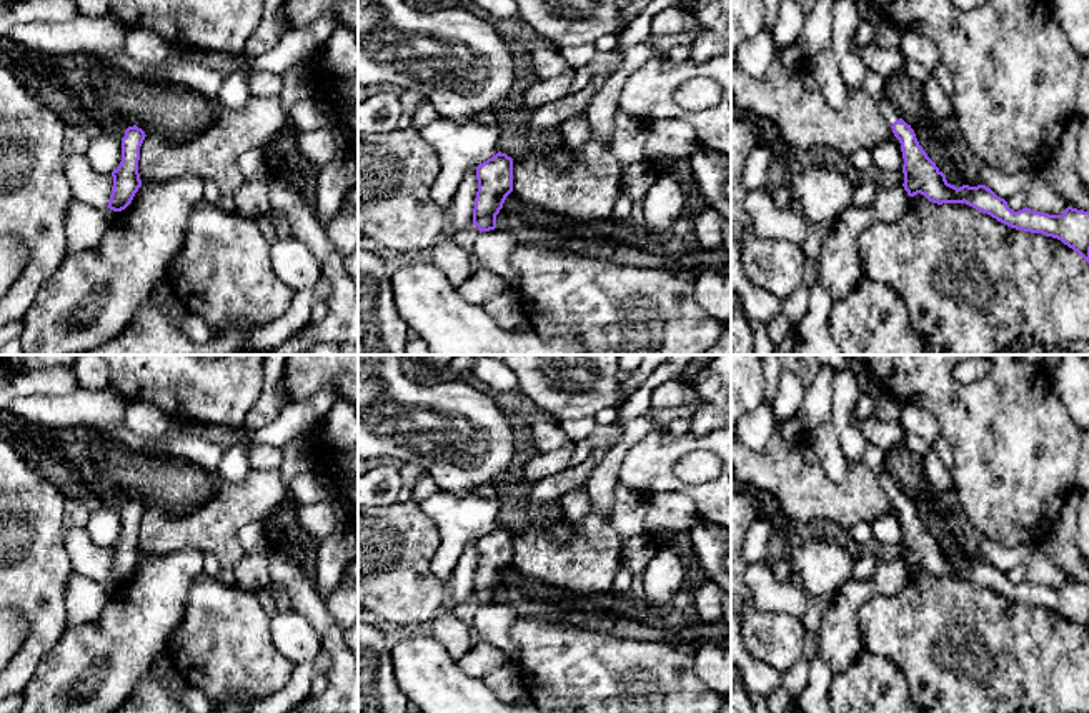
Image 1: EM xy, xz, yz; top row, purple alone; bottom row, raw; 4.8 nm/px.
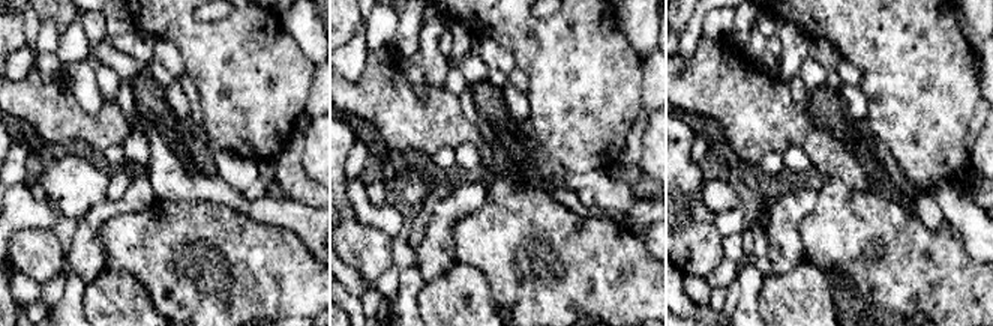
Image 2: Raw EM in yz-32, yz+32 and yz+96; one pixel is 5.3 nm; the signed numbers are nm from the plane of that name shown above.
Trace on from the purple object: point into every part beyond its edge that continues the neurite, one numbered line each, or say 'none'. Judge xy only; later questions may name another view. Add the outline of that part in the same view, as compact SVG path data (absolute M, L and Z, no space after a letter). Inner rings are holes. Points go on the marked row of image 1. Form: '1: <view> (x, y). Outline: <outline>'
none

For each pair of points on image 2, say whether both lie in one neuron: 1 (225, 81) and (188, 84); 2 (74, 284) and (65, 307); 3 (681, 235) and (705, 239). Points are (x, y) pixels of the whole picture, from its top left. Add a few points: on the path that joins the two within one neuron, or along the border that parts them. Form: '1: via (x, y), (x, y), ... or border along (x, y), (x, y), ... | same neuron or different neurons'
1: border along (185, 72), (197, 89), (203, 119) | different neurons
2: via (74, 290), (71, 301) | same neuron
3: via (687, 236), (699, 239) | same neuron

